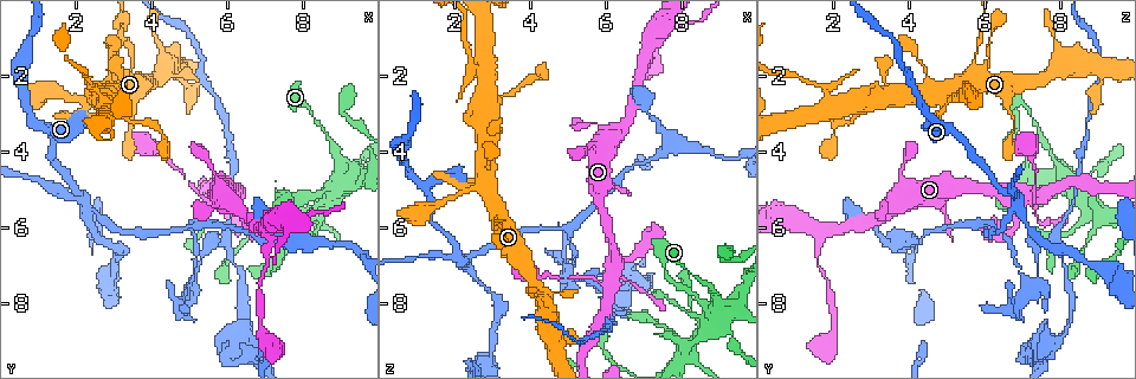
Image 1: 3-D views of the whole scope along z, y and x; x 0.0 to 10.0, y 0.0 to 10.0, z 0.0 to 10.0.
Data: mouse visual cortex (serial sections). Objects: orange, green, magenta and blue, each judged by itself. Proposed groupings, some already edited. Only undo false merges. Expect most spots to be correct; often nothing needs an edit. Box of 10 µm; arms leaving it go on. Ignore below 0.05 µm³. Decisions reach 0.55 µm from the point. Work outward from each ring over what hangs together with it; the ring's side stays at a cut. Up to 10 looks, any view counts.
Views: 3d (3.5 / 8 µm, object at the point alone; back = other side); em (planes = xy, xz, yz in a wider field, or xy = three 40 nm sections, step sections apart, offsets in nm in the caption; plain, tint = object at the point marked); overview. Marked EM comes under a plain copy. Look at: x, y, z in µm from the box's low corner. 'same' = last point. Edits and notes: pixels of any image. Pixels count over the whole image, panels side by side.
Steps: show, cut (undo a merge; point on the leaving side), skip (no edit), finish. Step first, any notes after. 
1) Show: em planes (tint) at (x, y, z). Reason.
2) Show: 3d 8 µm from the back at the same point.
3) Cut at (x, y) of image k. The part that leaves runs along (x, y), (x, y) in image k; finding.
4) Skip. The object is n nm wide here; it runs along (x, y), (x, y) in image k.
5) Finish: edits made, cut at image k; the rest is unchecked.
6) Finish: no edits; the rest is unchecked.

Show: 3d 3.5 µm at (5.85, 5.45, 3.30). Sharp bend.

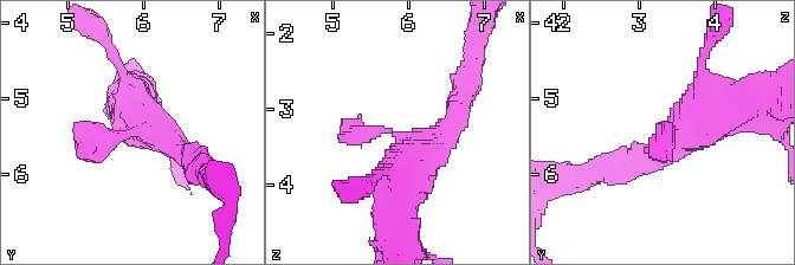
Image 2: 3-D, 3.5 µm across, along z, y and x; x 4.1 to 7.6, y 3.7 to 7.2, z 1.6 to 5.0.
Show: em planes (tint) at (5.85, 5.45, 3.35).

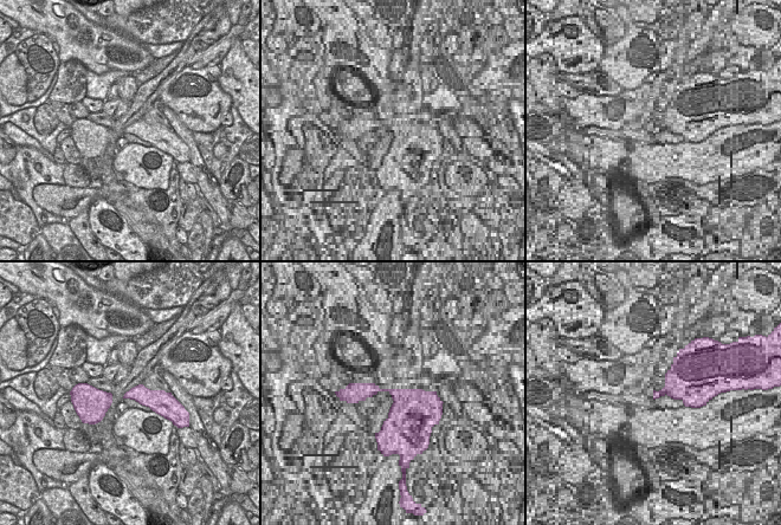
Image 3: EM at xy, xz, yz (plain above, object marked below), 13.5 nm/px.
Skip. It runs along (723, 110), (665, 131), (650, 154) in image 2; continuous, no second cell.

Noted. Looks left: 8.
Show: 3d 3.5 µm at (2.30, 2.15, 1.40). Calibre changes.

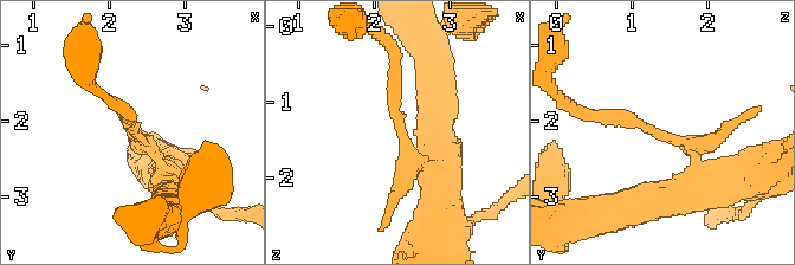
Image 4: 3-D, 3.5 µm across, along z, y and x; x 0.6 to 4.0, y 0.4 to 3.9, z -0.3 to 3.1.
Show: em xy step 5 (tint) at (2.30, 2.15, 1.40). Shape alone is not enough.

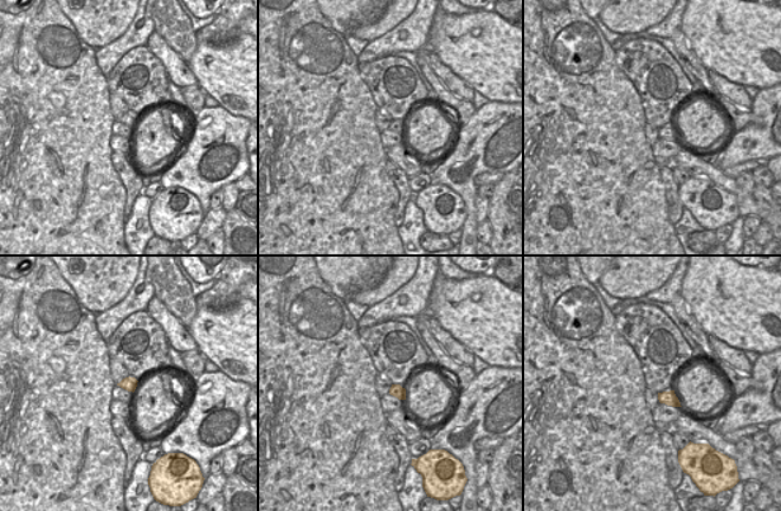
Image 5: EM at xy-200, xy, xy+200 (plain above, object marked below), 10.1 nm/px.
Skip. The arms are 200, 250 nm wide; it runs along (703, 189), (687, 142), (590, 112) in image 4; all the same cell.

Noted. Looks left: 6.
Show: 3d 3.5 µm at (2.25, 5.40, 6.85). Sharp bend.

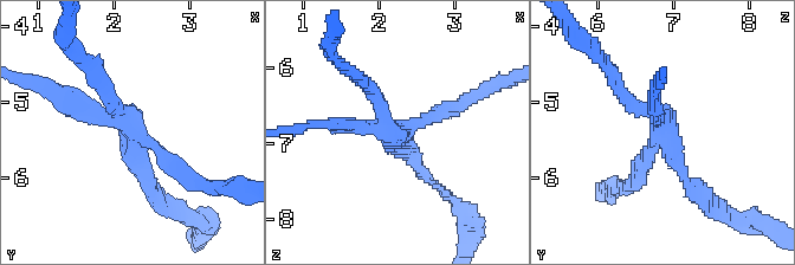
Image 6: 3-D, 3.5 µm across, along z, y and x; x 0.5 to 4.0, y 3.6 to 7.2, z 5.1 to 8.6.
Show: em planes (tint) at (2.25, 5.35, 6.85). Shape alone is not enough.

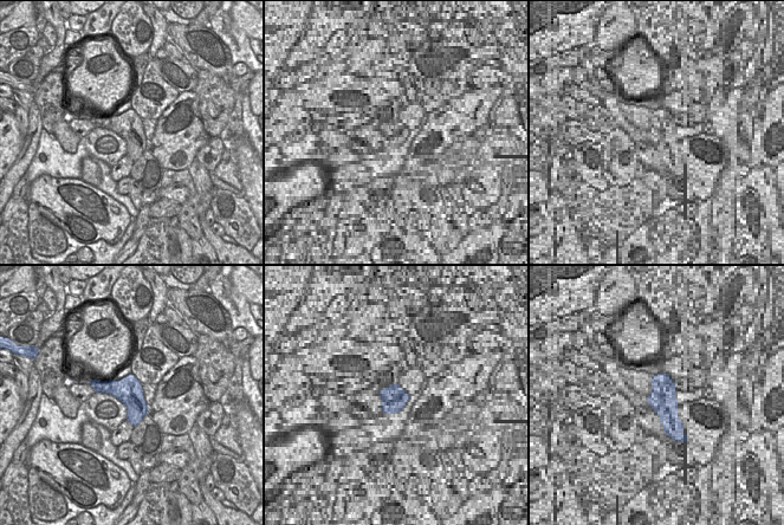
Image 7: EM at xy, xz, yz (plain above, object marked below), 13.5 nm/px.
Cut at (71, 110) of image 6. A border runs along (107, 381), (110, 386), (110, 393) in image 7; a second cell is stuck on.

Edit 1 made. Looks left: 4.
Show: 3d 3.5 µm at (2.95, 7.25, 9.20).

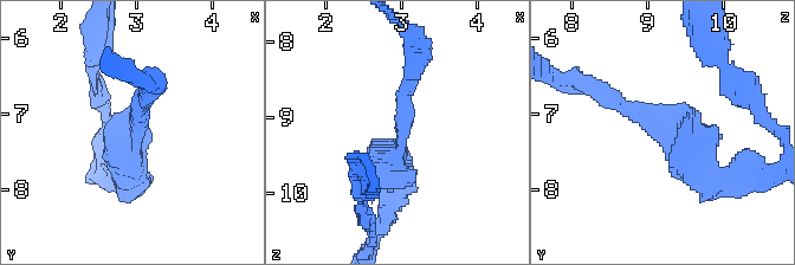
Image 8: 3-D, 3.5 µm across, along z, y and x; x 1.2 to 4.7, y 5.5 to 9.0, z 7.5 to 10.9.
Show: em xy step 2 (tint) at (3.00, 7.15, 9.15). Shape alone is not enough.

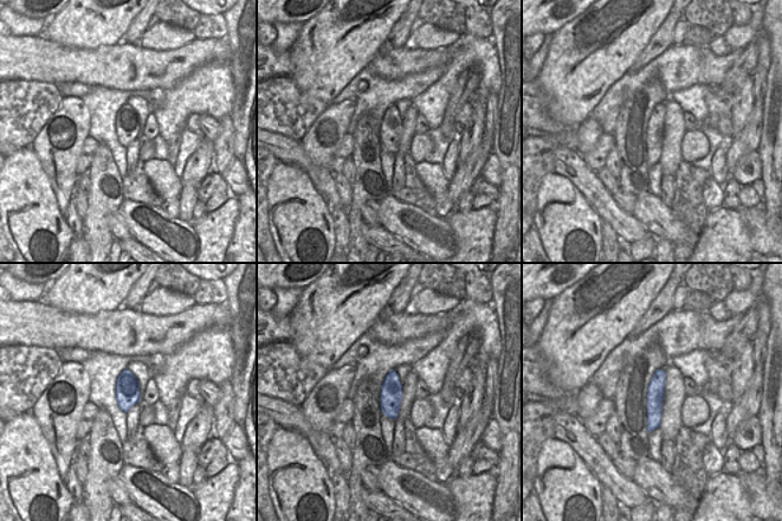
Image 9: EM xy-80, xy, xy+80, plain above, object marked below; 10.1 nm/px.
Skip. It runs along (660, 372), (650, 428) in image 9; continuous, no second cell.

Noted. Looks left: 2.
Finish: edits made, cut at image 6; the rest is unchecked.

